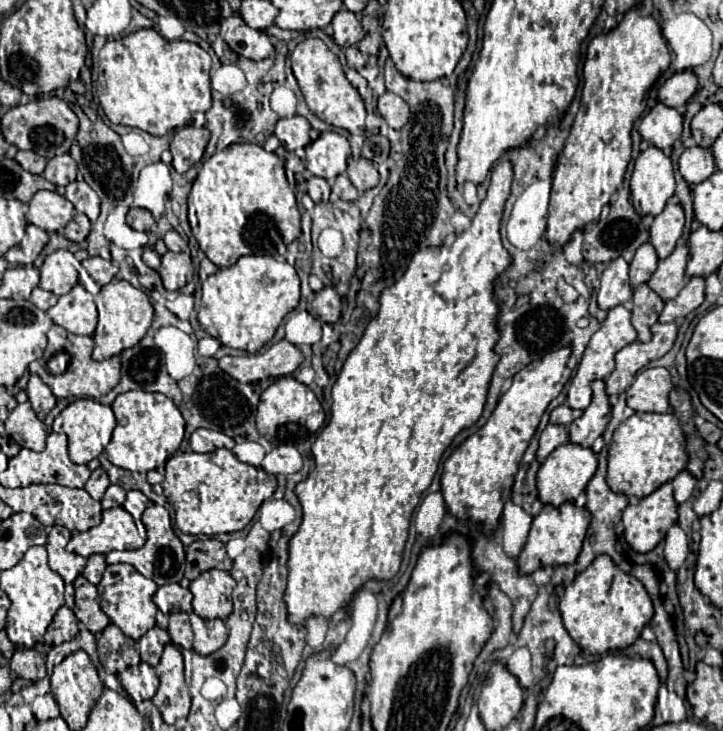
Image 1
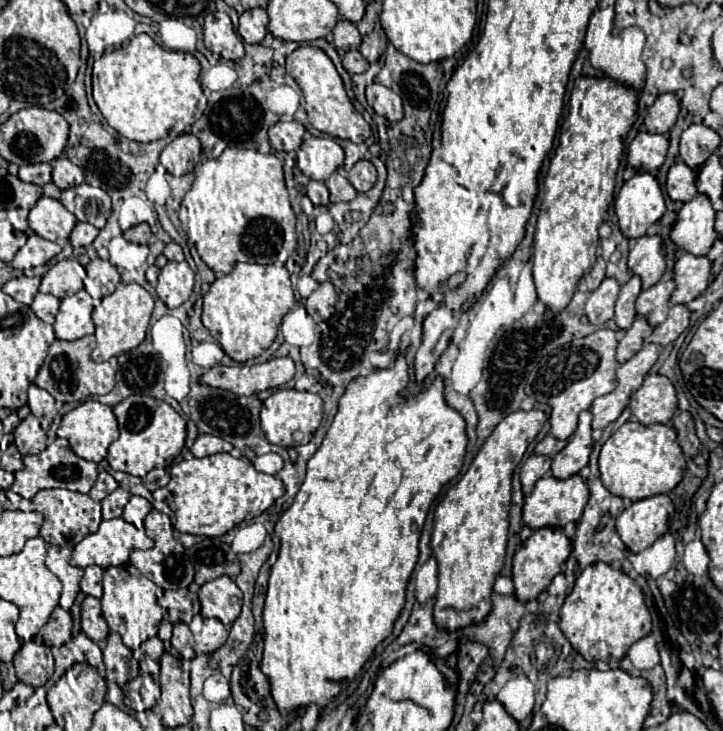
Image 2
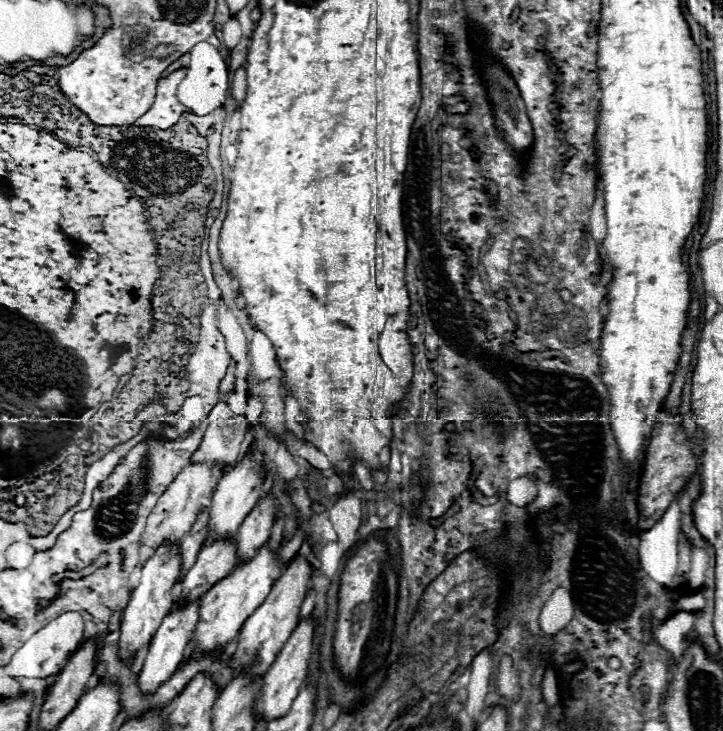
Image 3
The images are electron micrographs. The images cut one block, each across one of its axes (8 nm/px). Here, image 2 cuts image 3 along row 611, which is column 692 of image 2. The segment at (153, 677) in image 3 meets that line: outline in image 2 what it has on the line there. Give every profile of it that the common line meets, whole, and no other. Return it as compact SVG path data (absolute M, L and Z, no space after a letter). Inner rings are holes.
M676 162L668 172L668 182L666 182L668 196L674 202L690 202L698 194L694 180L696 174L684 162Z

